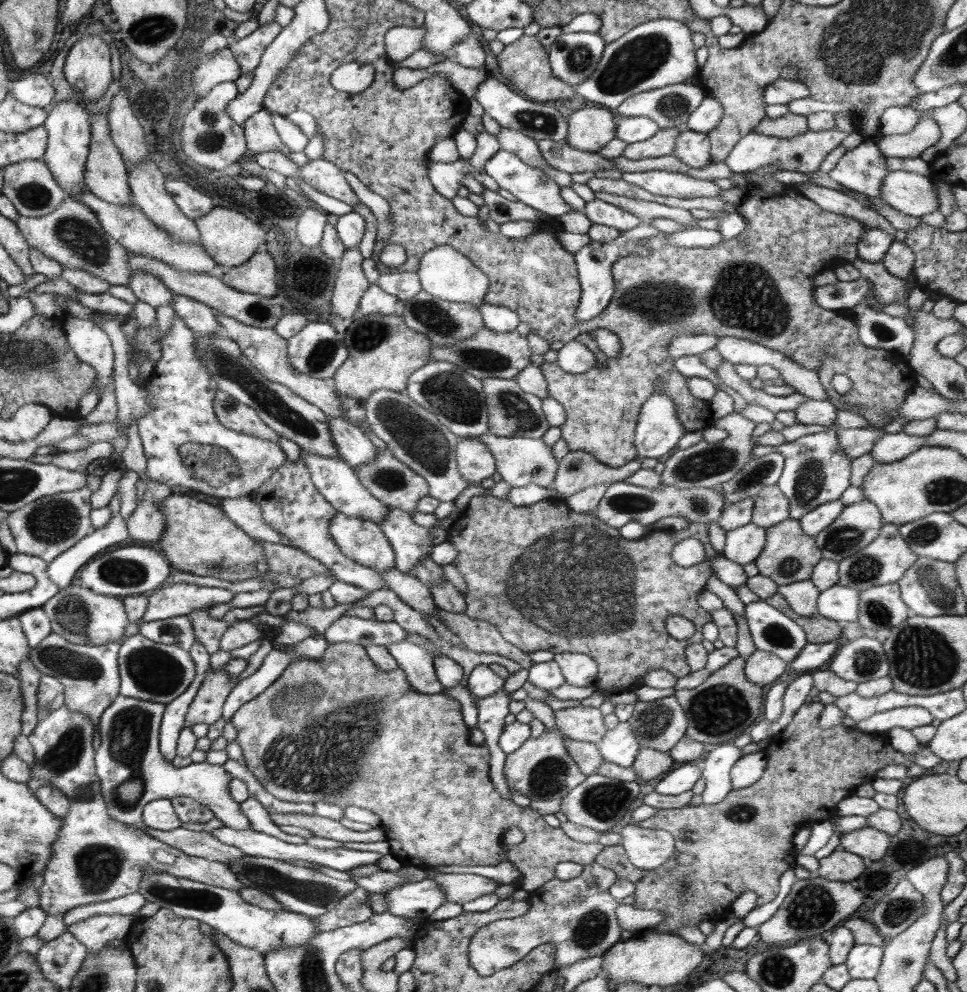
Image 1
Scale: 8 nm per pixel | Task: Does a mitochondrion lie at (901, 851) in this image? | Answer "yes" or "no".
no

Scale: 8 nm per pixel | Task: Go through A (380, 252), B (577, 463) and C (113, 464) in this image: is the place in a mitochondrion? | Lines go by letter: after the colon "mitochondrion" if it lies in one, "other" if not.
A: other
B: mitochondrion
C: other

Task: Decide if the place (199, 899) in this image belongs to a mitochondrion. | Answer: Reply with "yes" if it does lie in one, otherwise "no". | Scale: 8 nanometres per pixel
yes

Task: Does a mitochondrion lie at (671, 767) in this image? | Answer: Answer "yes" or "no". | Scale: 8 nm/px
no

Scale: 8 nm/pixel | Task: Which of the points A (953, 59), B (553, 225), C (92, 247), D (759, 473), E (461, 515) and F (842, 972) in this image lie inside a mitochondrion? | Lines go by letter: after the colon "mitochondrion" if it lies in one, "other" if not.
A: mitochondrion
B: other
C: mitochondrion
D: mitochondrion
E: other
F: other

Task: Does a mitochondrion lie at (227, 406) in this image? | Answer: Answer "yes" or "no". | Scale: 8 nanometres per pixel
yes

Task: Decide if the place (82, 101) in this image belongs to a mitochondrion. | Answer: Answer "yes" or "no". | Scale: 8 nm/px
no

